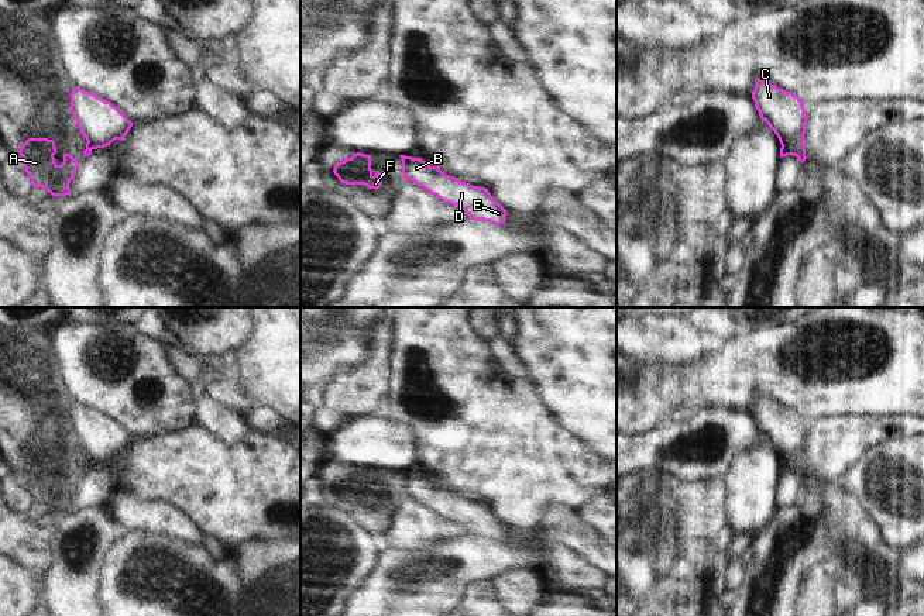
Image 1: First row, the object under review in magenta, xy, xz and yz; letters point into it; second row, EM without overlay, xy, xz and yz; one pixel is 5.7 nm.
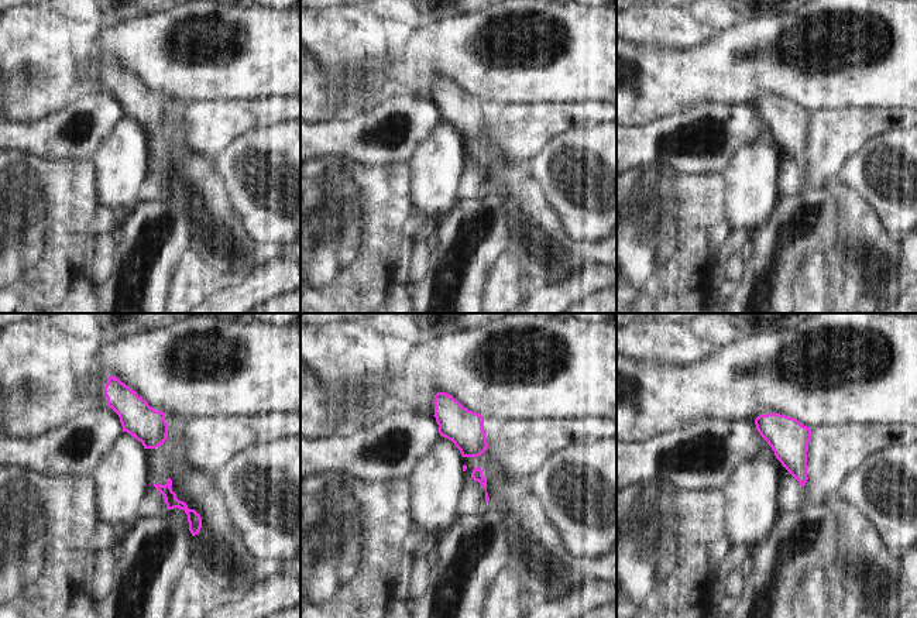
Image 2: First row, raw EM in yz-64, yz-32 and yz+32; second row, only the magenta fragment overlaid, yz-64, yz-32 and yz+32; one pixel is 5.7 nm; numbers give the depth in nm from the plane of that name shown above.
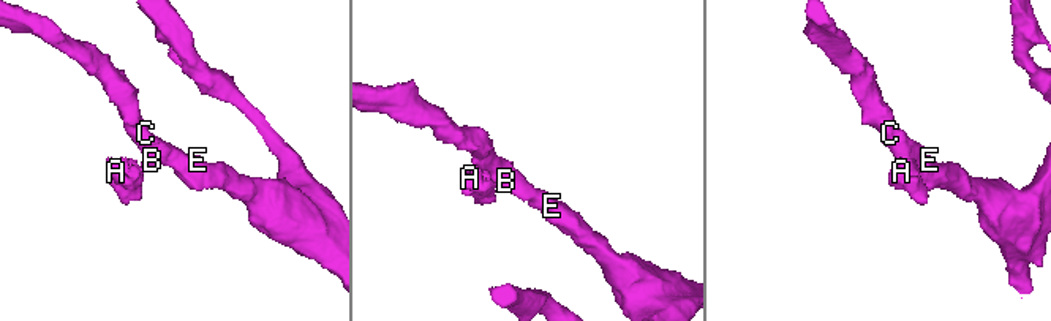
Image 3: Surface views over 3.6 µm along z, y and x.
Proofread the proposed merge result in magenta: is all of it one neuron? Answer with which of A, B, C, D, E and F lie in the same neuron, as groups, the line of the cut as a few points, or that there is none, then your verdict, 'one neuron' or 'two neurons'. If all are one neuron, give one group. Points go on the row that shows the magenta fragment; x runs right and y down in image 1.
groups A F / B C D E; cut yz (780, 143), (789, 143), (797, 155); two neurons

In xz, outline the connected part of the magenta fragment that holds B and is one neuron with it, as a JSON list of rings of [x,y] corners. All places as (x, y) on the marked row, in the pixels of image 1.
[[[405,155],[403,176],[444,203],[460,207],[473,220],[484,220],[492,224],[505,223],[508,211],[494,200],[488,189],[446,175],[440,171],[440,166],[430,166],[420,158]]]

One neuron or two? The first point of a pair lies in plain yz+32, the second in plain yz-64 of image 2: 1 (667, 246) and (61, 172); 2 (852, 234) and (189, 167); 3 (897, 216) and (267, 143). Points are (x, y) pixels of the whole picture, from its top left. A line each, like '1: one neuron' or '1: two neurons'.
1: one neuron
2: one neuron
3: one neuron

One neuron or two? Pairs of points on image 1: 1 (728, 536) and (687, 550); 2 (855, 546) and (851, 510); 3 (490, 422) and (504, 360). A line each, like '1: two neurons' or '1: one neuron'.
1: two neurons
2: one neuron
3: two neurons

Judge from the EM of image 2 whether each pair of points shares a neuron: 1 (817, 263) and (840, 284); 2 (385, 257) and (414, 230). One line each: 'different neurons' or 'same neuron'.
1: different neurons
2: different neurons

